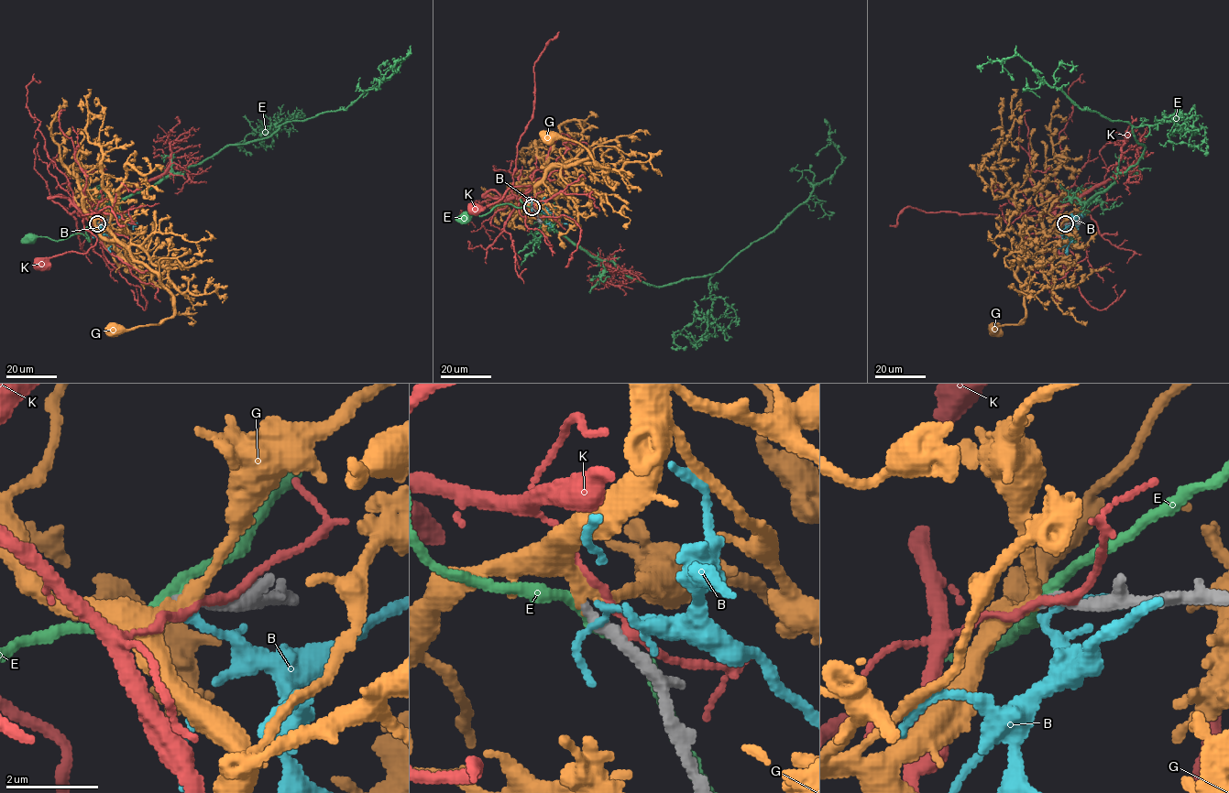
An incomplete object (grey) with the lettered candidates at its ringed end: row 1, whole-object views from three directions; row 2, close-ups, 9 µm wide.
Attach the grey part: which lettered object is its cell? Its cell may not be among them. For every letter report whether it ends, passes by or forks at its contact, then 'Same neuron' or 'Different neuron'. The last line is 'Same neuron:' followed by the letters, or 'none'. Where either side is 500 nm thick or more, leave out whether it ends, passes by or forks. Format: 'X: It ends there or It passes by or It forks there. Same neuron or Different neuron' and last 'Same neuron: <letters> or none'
B: It passes by. Different neuron
E: It passes by. Different neuron
G: It passes by. Same neuron
K: It passes by. Different neuron
Same neuron: G

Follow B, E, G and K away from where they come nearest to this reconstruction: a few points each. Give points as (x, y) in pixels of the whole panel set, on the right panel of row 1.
B: (1066, 223), (1067, 226), (1075, 222), (1073, 223), (1078, 229)
E: (1065, 223), (1057, 228), (1062, 241), (1066, 235), (1062, 233), (1065, 240), (1075, 237)
G: (1065, 223), (1057, 232), (1025, 242), (1025, 257), (1015, 275), (1023, 287), (1025, 314), (1018, 324), (993, 327)
K: (1067, 223), (1060, 225), (1058, 218), (1058, 227), (1044, 244), (1045, 254), (1058, 253), (1065, 257), (1067, 265)

